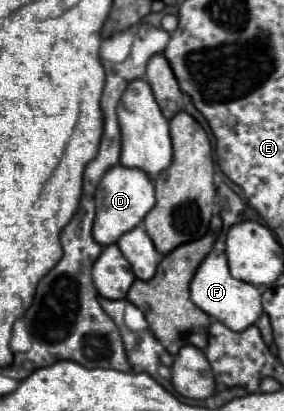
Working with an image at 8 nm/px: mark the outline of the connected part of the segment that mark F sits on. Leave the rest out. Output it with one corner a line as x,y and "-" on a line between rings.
211,250
205,256
205,260
201,262
201,266
197,268
197,272
191,280
191,300
213,320
223,322
225,326
229,326
235,332
245,330
247,326
255,324
263,312
261,310
261,292
253,284
235,280
227,268
227,256
217,250

